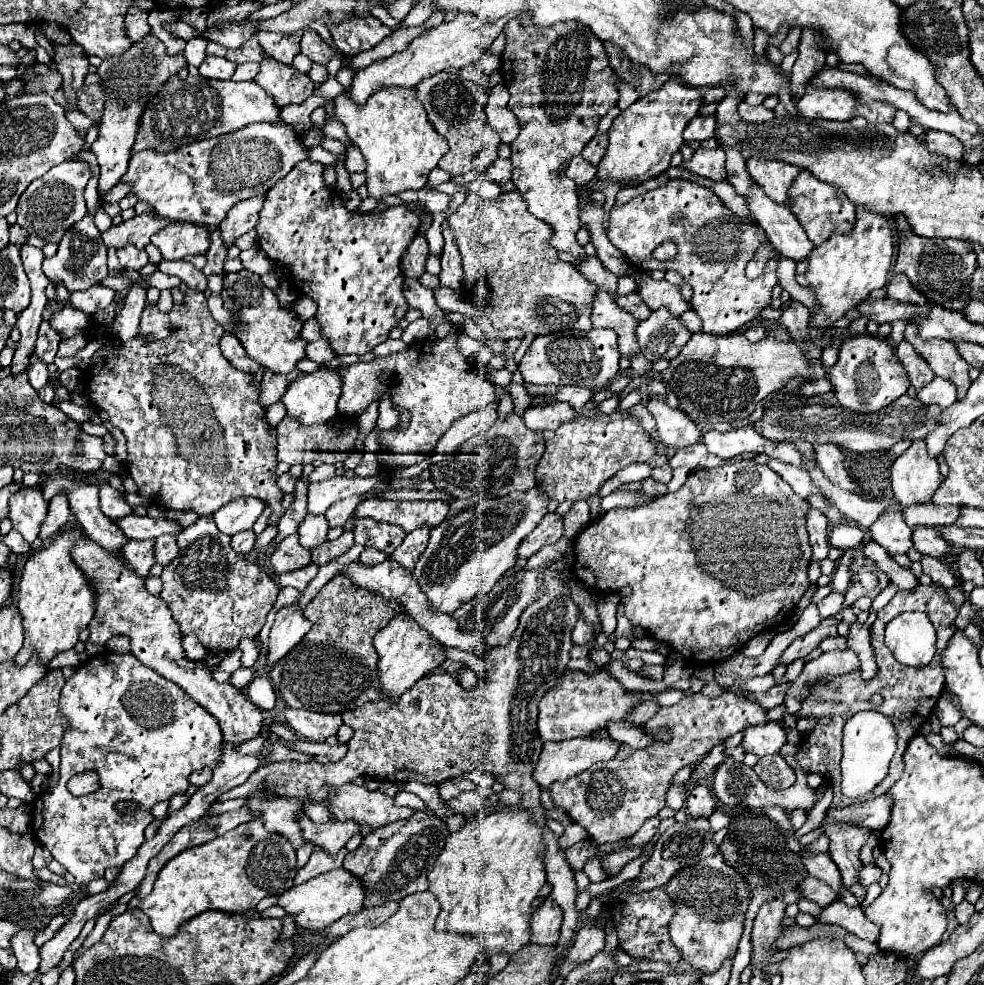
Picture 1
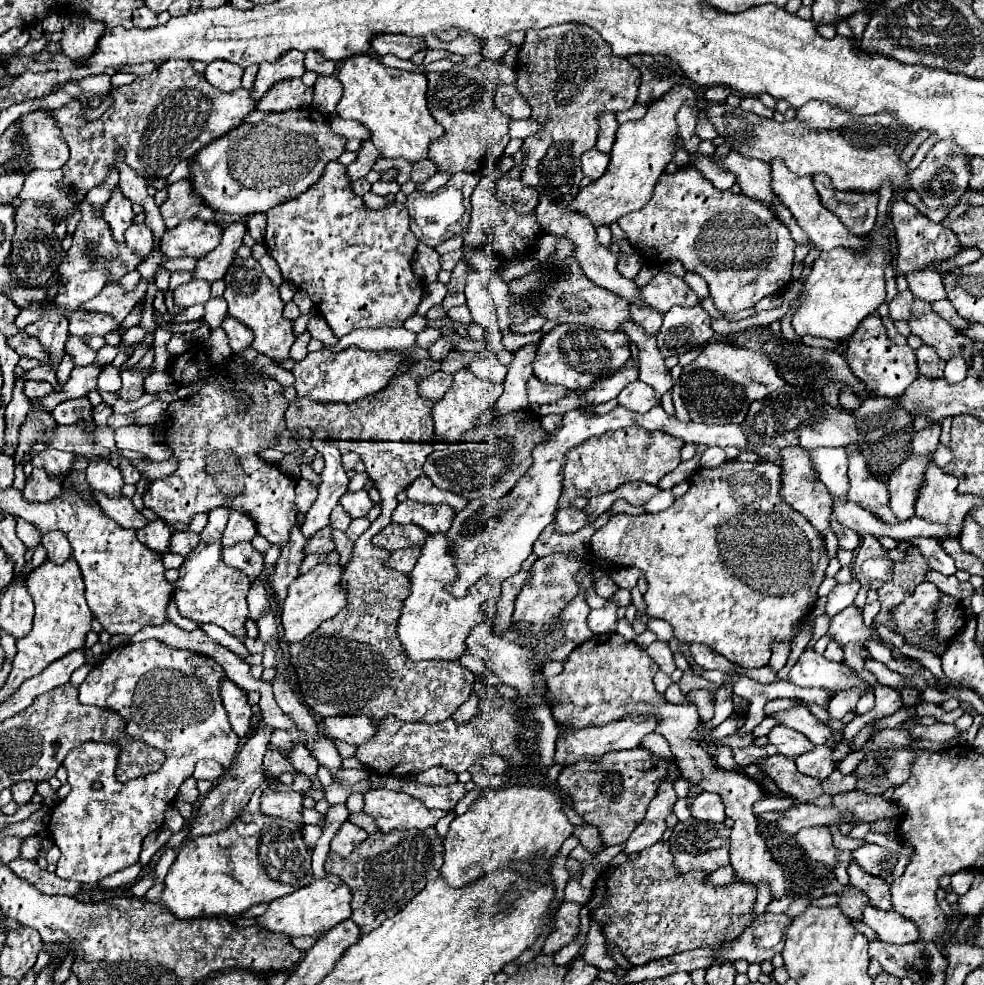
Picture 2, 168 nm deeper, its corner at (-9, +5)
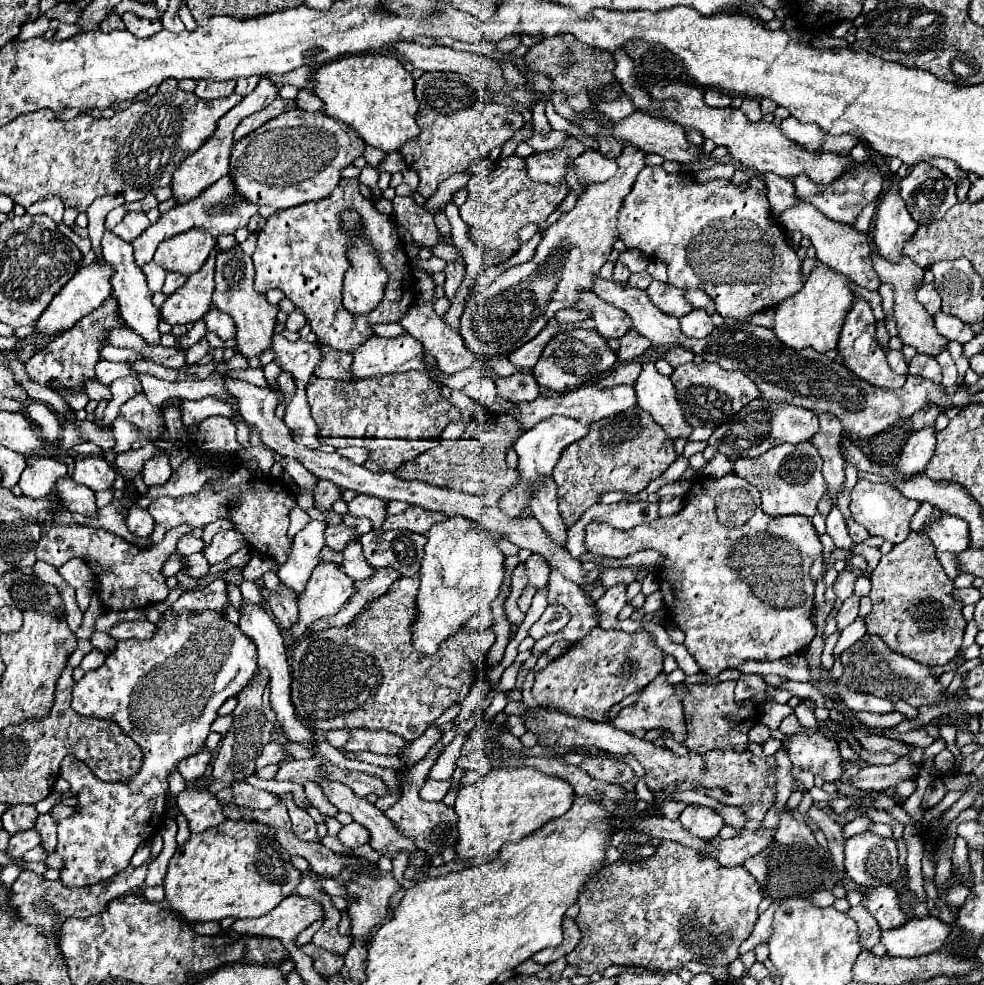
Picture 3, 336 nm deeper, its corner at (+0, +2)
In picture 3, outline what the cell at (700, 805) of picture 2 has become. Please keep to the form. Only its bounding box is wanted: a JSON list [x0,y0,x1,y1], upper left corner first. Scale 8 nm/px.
[680,805,724,839]

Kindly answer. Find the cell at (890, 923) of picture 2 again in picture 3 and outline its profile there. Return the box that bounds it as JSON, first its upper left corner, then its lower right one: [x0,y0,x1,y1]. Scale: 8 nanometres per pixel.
[882,917,952,957]

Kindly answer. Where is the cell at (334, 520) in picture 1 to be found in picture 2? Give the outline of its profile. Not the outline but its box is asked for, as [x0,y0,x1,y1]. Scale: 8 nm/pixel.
[339,488,373,518]

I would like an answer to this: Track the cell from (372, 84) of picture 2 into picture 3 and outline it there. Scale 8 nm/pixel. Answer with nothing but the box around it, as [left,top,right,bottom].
[312,53,420,153]

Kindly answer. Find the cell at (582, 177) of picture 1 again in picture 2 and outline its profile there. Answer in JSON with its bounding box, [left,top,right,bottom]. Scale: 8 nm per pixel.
[581,148,609,180]

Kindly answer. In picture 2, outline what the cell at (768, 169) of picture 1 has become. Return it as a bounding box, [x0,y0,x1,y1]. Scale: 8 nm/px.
[771,160,863,250]

